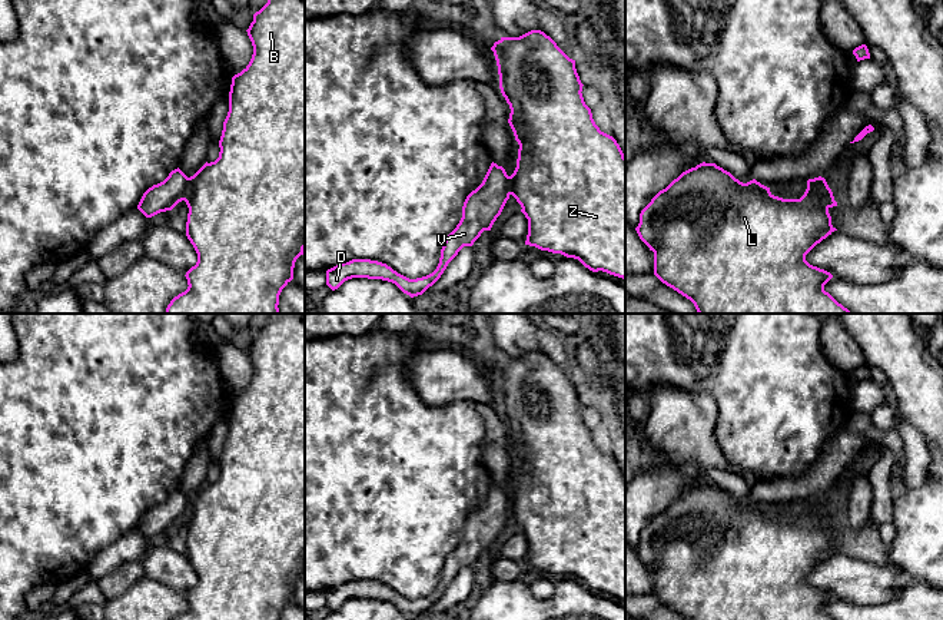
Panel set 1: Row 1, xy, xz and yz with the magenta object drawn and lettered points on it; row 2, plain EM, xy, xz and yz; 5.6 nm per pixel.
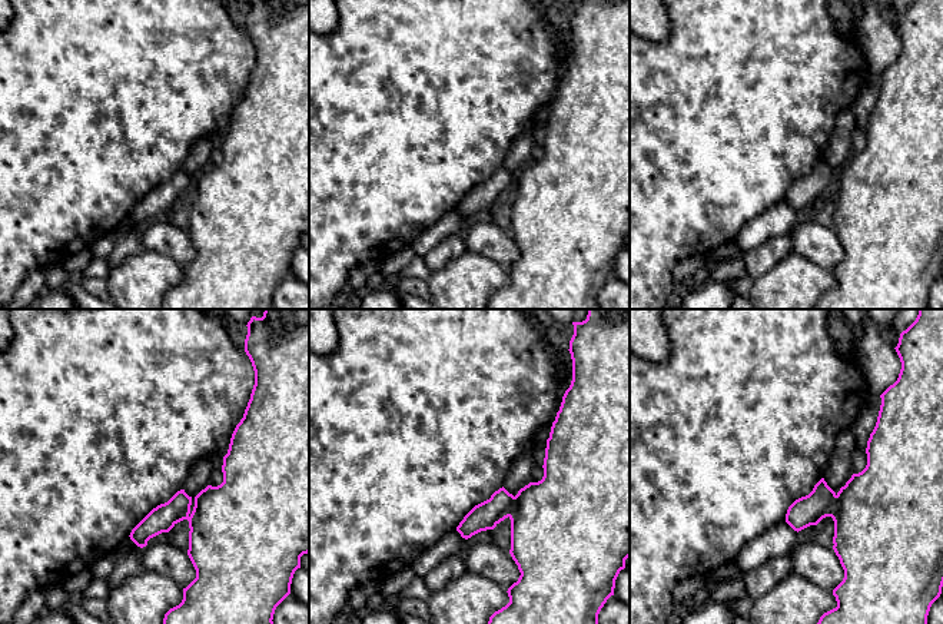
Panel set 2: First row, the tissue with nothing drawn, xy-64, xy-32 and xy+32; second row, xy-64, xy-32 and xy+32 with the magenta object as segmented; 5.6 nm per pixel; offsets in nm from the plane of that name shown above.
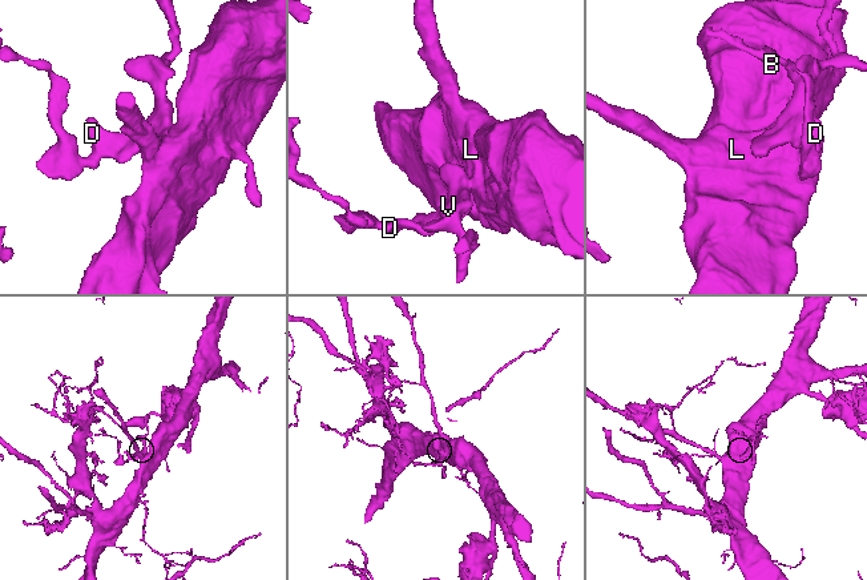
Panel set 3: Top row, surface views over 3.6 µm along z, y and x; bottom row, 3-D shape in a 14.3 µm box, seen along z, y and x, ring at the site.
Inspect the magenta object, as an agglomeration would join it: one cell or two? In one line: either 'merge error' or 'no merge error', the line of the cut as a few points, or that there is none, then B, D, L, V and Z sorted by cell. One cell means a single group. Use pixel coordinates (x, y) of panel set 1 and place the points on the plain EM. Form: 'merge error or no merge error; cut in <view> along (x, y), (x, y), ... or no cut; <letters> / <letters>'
merge error; cut in xy along (189, 499), (189, 511), (183, 520); B L Z / D V

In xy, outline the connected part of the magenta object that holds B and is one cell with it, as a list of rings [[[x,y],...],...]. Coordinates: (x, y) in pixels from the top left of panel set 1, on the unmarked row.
[[[269,314],[268,324],[253,335],[246,352],[253,375],[249,385],[232,398],[219,478],[206,483],[189,498],[189,513],[185,520],[189,528],[186,557],[197,574],[197,583],[185,596],[187,610],[173,620],[279,620],[282,610],[293,600],[296,580],[305,574],[305,314]]]

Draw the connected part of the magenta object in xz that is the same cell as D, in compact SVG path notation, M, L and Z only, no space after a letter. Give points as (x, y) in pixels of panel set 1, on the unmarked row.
M492 483L482 504L466 517L462 538L446 557L439 584L432 594L409 600L386 584L371 580L352 580L328 590L326 606L335 611L352 599L382 600L395 604L411 619L422 616L441 599L448 584L464 567L472 567L484 551L491 551L509 515L509 497L502 487Z

